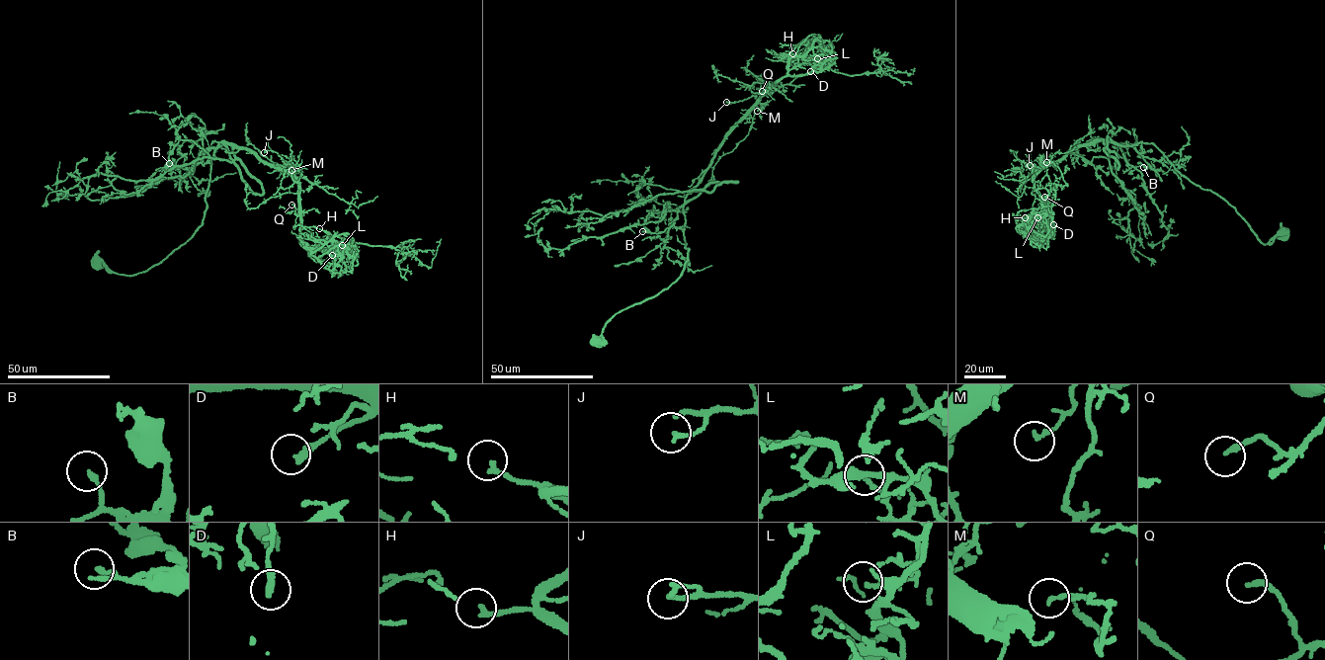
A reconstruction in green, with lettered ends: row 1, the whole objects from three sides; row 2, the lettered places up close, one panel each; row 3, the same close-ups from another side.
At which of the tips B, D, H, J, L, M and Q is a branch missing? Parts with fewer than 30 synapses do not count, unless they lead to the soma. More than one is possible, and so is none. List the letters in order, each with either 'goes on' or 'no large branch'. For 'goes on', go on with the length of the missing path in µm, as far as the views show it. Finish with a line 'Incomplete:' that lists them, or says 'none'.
B: no large branch
D: no large branch
H: no large branch
J: no large branch
L: no large branch
M: no large branch
Q: no large branch
Incomplete: none

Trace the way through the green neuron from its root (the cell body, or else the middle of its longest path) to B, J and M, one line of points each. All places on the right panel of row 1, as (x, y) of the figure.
B: (1284, 233), (1263, 243), (1234, 208), (1184, 177), (1153, 143), (1142, 143), (1140, 154), (1151, 169), (1143, 167)
J: (1284, 233), (1263, 243), (1234, 208), (1184, 177), (1153, 143), (1101, 138), (1036, 171), (1029, 159), (1030, 165)
M: (1284, 233), (1263, 243), (1234, 208), (1184, 177), (1153, 143), (1121, 146), (1101, 138), (1046, 162)

